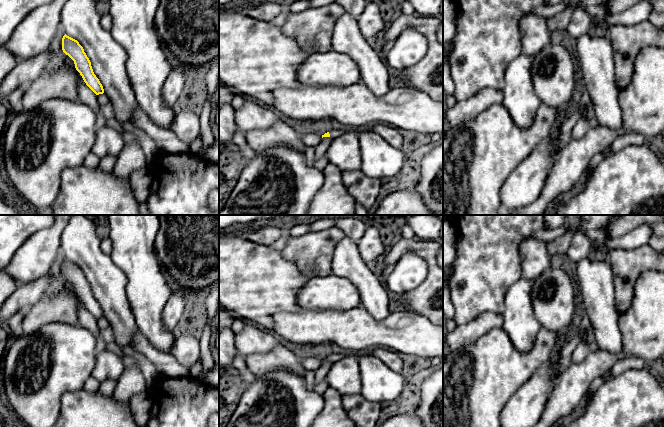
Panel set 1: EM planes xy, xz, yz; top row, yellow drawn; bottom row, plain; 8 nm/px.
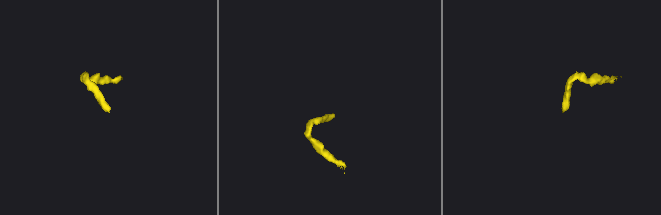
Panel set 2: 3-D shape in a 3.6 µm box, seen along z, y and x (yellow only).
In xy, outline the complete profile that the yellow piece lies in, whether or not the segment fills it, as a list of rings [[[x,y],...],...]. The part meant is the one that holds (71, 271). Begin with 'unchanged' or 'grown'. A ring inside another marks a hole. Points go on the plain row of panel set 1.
unchanged; [[[66,258],[62,262],[62,274],[75,288],[86,309],[96,318],[103,318],[104,313],[93,296],[91,286],[79,266]]]

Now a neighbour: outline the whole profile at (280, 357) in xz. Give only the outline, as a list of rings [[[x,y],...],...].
[[[281,343],[270,352],[250,354],[244,356],[248,369],[256,376],[263,376],[277,369],[287,370],[294,374],[305,376],[307,370],[301,364],[301,360],[292,351]]]

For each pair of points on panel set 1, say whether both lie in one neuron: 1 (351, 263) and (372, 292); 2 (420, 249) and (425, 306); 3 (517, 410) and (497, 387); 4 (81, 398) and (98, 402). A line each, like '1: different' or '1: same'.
1: same
2: same
3: different
4: same

